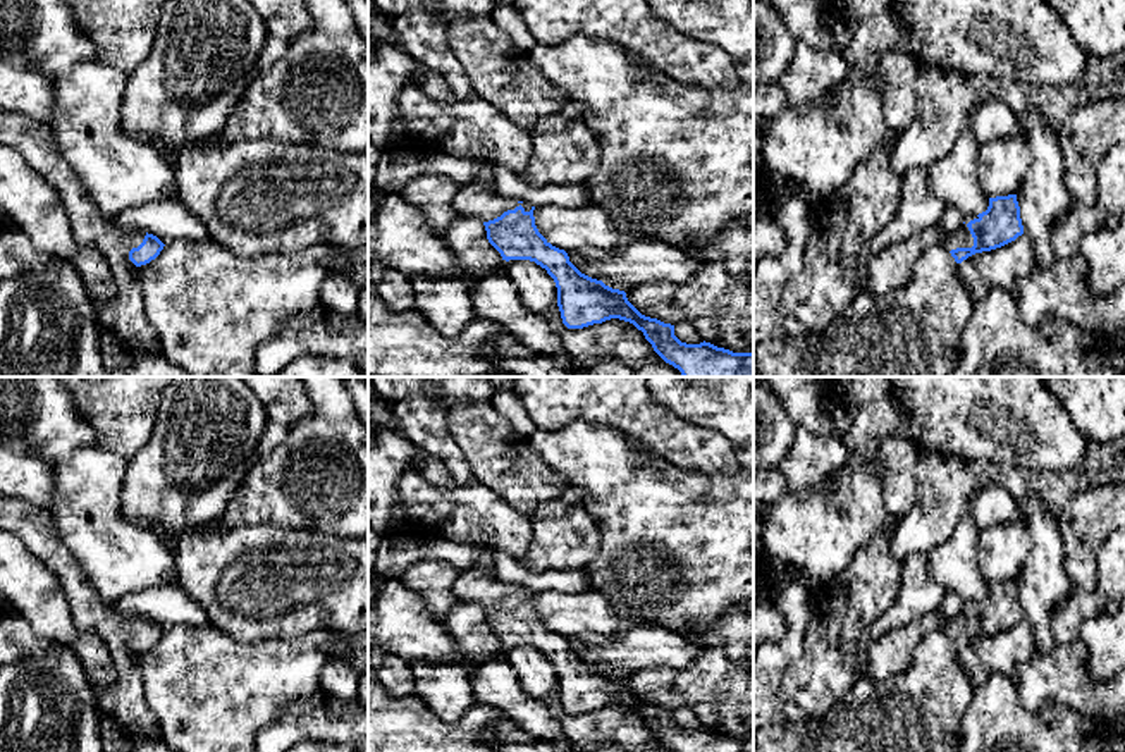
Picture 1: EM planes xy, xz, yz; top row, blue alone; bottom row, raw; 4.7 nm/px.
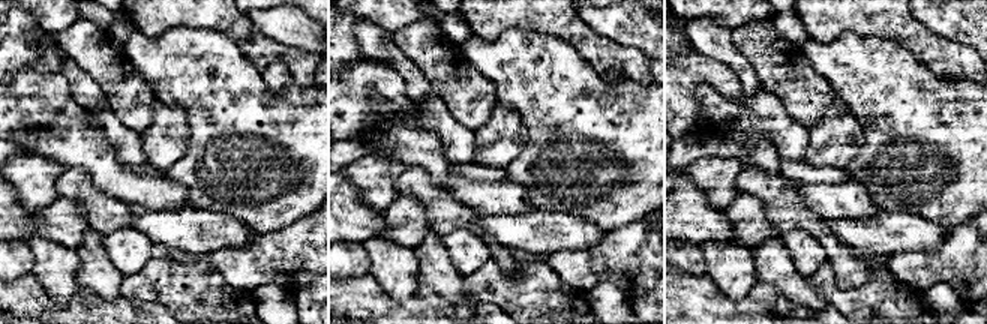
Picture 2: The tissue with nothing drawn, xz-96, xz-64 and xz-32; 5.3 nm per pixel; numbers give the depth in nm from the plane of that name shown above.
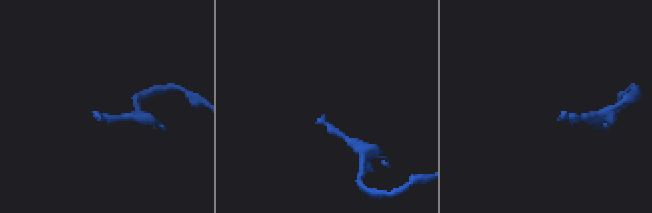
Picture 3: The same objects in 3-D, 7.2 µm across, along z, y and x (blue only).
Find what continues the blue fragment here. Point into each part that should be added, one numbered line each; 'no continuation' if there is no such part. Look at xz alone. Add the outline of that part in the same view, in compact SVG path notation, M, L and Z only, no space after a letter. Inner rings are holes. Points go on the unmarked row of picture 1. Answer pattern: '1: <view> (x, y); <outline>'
1: xz (472, 585); M476 568L461 571L454 580L452 590L459 602L471 602L482 607L494 606L504 597L514 595L519 590L525 594L525 597L532 595L528 589L518 589L516 585L504 583L494 575L489 575Z

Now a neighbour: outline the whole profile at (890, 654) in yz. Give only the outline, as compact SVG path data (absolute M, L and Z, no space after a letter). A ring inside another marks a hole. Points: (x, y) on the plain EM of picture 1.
M936 609L876 638L867 652L865 675L884 681L912 666L913 650L932 630L943 628L944 616Z

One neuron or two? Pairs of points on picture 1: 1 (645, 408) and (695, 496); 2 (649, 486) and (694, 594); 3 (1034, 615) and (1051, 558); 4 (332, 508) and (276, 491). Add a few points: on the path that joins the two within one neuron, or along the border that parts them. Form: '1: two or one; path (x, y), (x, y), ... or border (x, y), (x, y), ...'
1: two; border (645, 448), (682, 470), (697, 475), (719, 474)
2: one; path (649, 513), (694, 567)
3: one; path (1038, 601), (1043, 589), (1043, 572)
4: one; path (319, 494), (315, 491), (289, 491)

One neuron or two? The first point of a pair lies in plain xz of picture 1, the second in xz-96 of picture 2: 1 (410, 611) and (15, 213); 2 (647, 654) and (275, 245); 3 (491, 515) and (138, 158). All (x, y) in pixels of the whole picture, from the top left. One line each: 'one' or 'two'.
1: one
2: two
3: one

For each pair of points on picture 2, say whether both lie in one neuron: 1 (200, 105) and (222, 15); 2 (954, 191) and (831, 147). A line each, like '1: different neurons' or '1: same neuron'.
1: different neurons
2: different neurons

